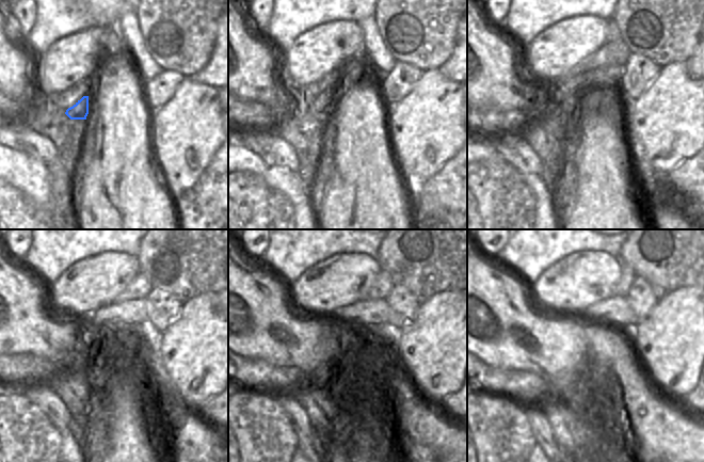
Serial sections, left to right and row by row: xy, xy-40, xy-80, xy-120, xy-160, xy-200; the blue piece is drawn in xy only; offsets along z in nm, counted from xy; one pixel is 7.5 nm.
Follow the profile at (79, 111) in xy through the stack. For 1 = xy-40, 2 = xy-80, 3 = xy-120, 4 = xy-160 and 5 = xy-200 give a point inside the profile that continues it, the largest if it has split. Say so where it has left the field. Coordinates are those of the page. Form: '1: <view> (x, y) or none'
1: xy-40 (322, 104)
2: xy-80 (610, 75)
3: xy-120 (130, 314)
4: xy-160 (369, 313)
5: xy-200 (612, 312)

